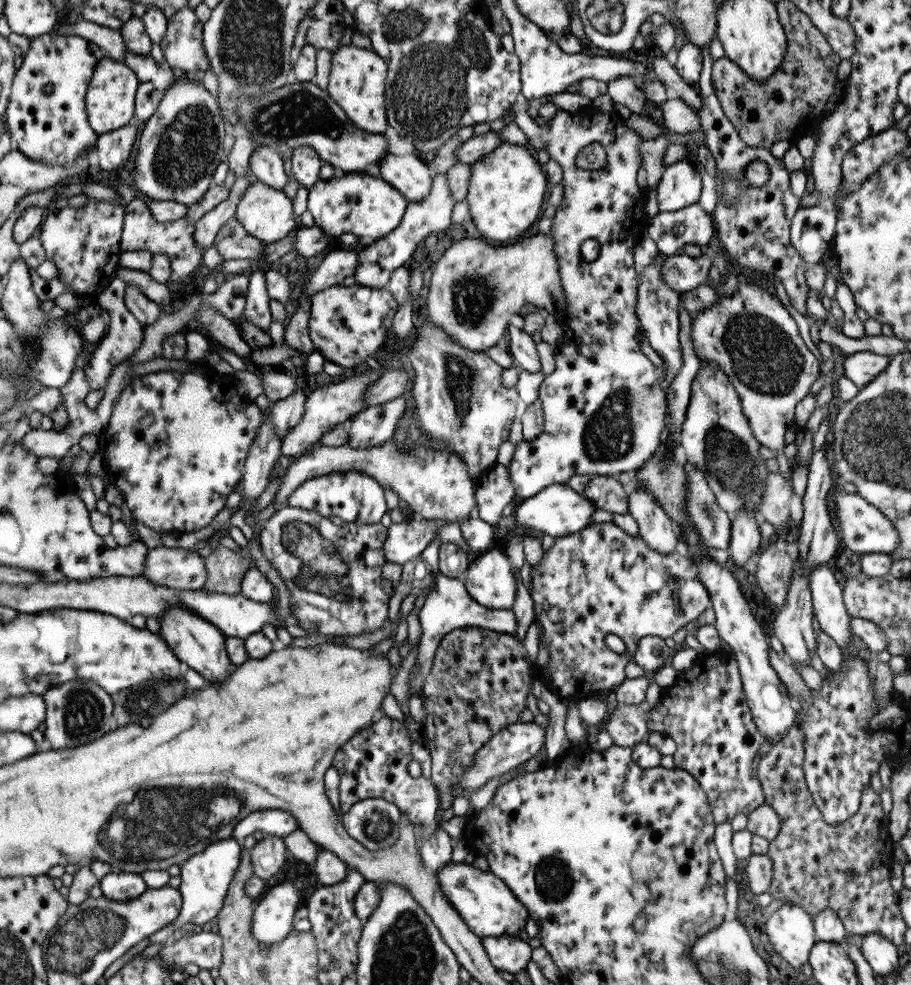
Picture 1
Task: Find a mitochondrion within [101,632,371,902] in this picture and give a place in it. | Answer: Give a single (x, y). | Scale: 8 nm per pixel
(145, 700)

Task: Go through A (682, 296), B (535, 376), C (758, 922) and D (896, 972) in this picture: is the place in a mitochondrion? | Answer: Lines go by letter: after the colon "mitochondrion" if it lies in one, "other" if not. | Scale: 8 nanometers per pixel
A: other
B: other
C: other
D: other

